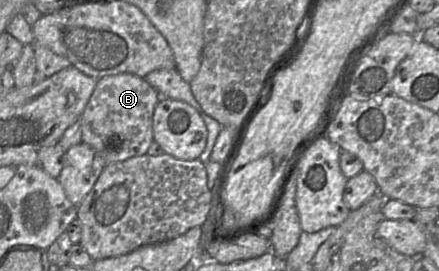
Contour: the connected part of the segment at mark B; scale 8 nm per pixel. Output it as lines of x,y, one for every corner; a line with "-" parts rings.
121,73
99,79
81,115
82,142
99,153
106,165
145,155
153,142
153,114
159,100
158,92
136,75

